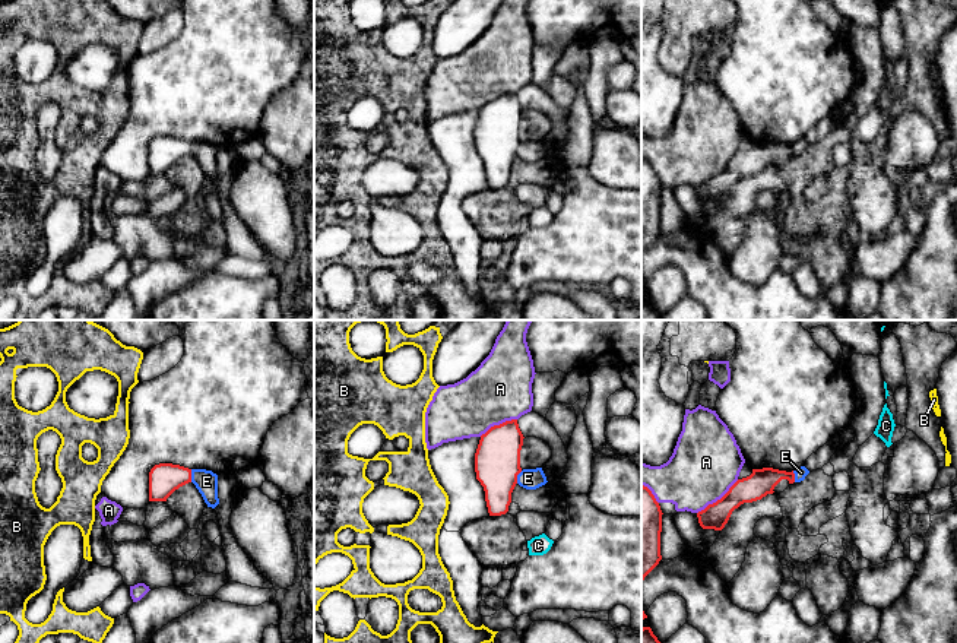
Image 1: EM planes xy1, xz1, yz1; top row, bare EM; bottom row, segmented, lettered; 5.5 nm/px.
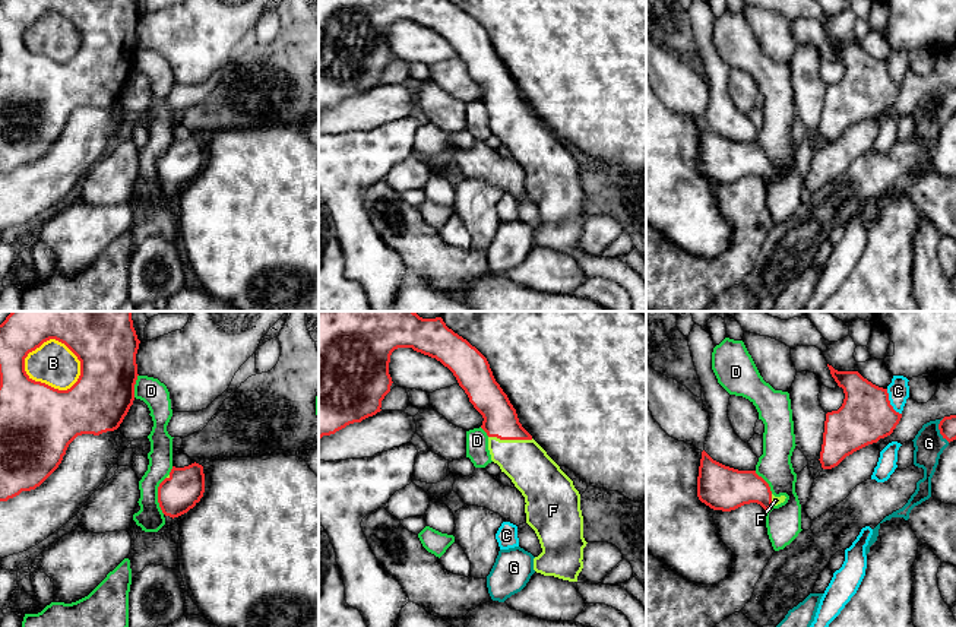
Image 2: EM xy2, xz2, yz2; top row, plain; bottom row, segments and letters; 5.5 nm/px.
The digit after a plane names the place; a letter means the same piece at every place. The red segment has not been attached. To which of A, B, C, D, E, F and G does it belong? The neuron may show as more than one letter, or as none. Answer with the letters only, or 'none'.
F

